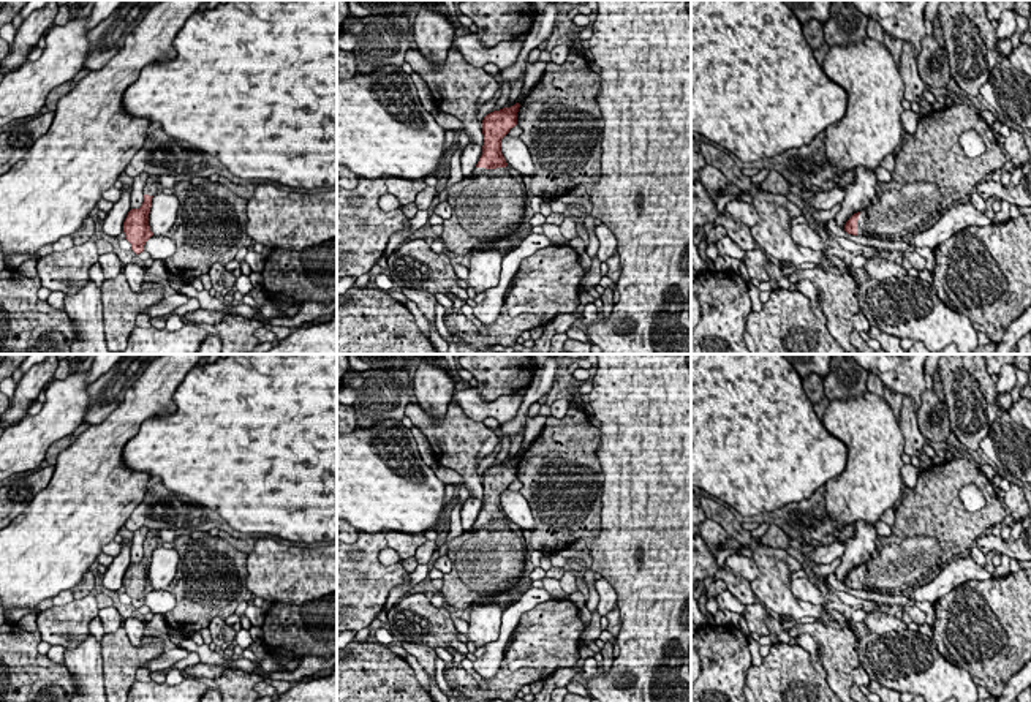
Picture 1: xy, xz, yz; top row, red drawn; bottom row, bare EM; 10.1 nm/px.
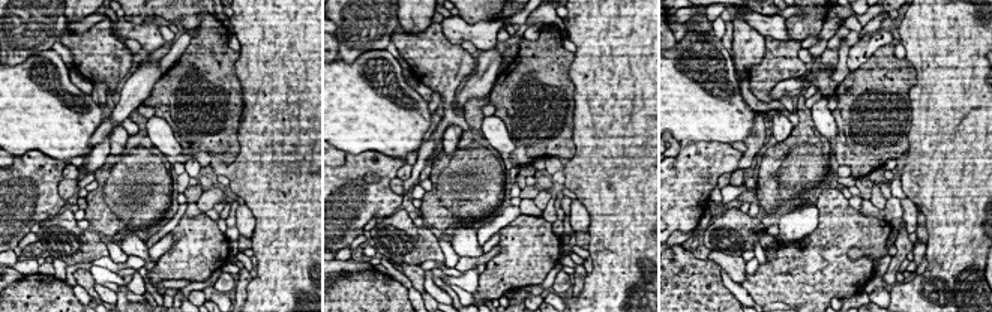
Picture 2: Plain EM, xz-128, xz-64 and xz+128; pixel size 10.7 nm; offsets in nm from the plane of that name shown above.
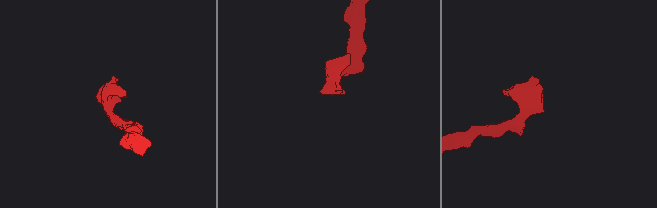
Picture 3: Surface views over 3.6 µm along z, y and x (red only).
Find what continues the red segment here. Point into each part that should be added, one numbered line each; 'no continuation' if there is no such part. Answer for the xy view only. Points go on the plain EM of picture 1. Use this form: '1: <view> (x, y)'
1: xy (152, 538)

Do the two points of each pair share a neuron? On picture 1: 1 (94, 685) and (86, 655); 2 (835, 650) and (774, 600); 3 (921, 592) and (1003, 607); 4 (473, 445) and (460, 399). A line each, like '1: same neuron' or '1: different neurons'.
1: same neuron
2: different neurons
3: different neurons
4: different neurons

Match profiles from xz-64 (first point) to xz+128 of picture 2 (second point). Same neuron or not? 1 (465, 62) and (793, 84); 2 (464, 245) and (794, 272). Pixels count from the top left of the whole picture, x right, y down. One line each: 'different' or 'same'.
1: different
2: different

